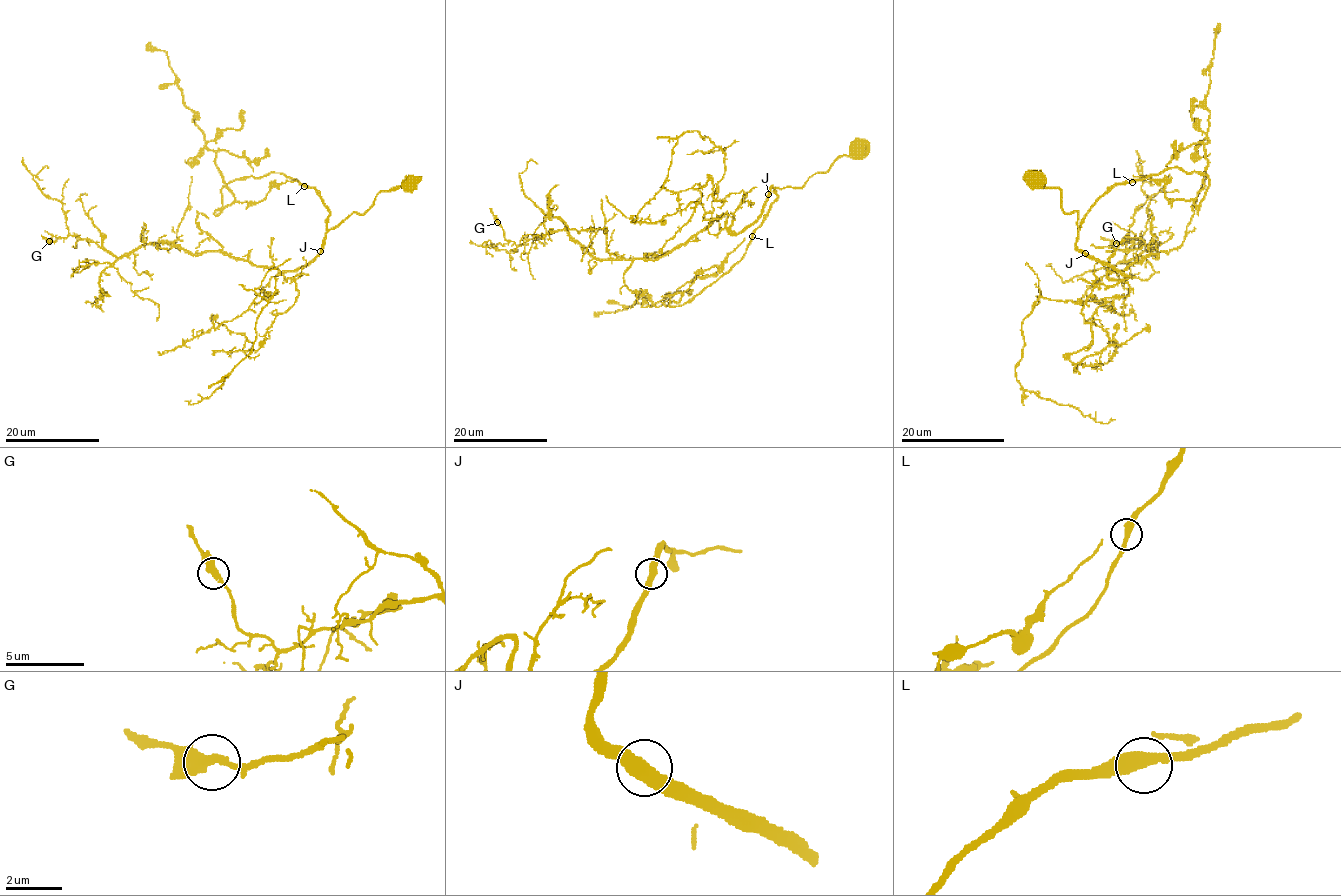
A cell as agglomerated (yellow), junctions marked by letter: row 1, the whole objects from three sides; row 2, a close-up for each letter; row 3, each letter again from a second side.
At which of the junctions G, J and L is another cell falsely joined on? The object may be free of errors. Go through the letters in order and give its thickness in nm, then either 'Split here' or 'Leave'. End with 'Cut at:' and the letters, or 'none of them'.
G: Thickness 400 nm. Leave
J: Thickness 400 nm. Leave
L: Thickness 400 nm. Leave
Cut at: none of them

